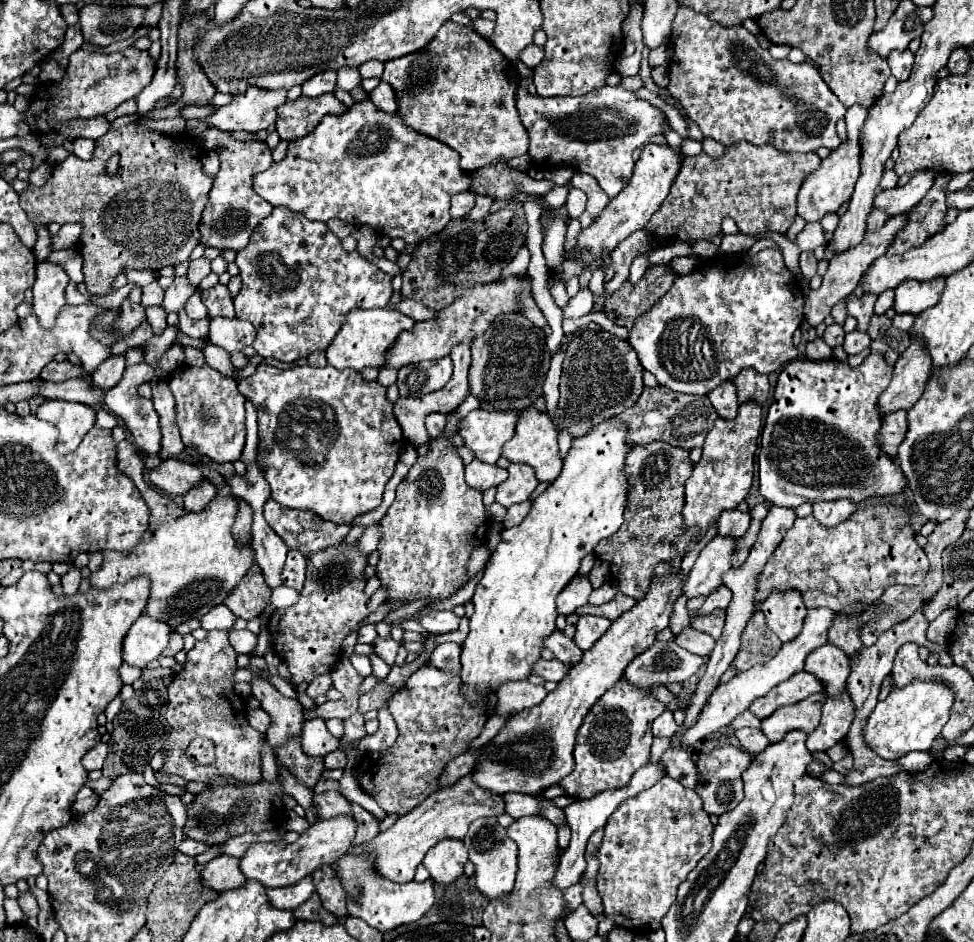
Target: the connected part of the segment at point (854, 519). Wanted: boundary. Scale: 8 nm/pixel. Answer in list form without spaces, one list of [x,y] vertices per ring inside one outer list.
[[[877,504],[859,508],[837,528],[825,528],[813,516],[807,516],[795,520],[765,564],[755,602],[761,602],[773,589],[795,588],[801,592],[807,608],[825,606],[843,612],[857,602],[871,604],[891,584],[921,584],[927,570],[929,560],[915,542],[909,516],[899,506]]]

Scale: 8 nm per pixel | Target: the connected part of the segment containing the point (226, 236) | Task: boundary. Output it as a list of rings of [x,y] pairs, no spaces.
[[[207,128],[197,136],[197,142],[205,150],[215,150],[221,160],[221,168],[215,176],[213,188],[209,192],[209,200],[205,204],[205,212],[201,218],[201,242],[205,246],[213,246],[219,250],[231,248],[241,250],[249,242],[253,228],[269,216],[273,206],[257,196],[251,188],[251,178],[257,172],[263,172],[273,162],[271,150],[265,142],[239,142],[231,132],[223,132],[217,128]]]

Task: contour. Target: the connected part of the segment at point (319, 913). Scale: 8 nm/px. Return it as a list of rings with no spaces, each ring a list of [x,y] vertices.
[[[315,894],[311,900],[307,900],[305,904],[301,904],[297,910],[295,910],[295,916],[297,920],[311,920],[311,922],[321,922],[326,926],[334,925],[338,922],[338,919],[327,912],[321,902],[319,902],[319,896]]]

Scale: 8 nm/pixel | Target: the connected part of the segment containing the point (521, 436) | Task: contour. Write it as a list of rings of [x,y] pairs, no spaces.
[[[527,408],[521,412],[515,428],[515,436],[503,446],[503,456],[509,462],[521,462],[529,464],[535,470],[535,476],[539,482],[553,482],[561,474],[561,456],[557,448],[557,430],[551,424],[551,418],[543,412],[537,412],[535,408]]]

